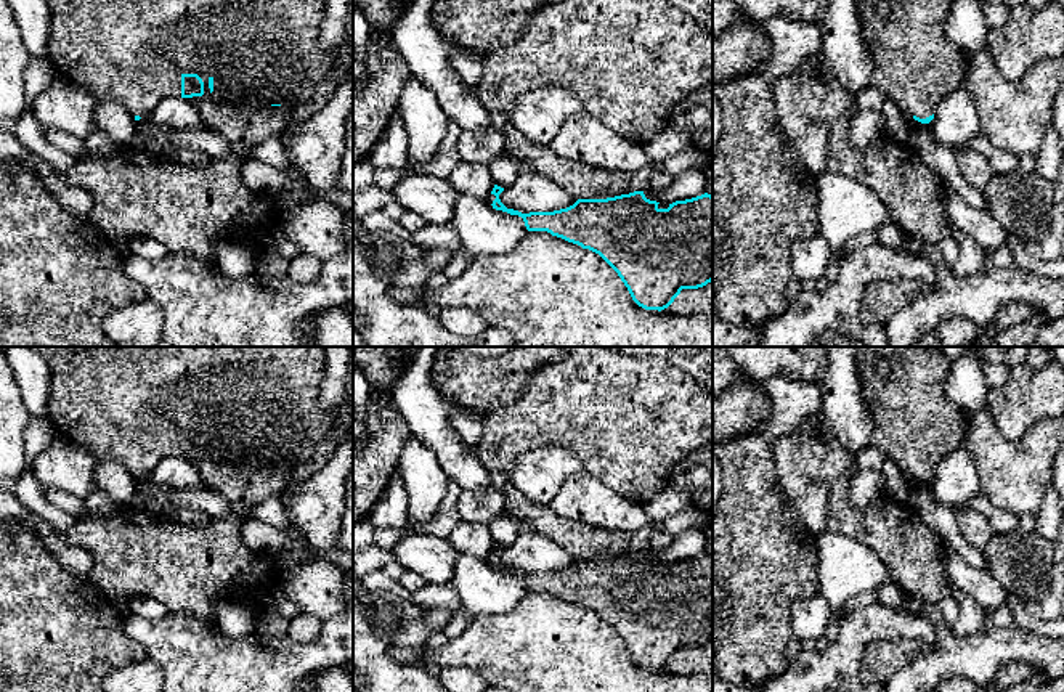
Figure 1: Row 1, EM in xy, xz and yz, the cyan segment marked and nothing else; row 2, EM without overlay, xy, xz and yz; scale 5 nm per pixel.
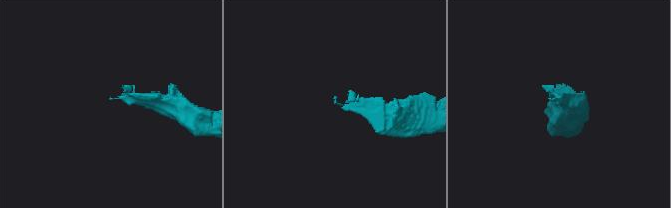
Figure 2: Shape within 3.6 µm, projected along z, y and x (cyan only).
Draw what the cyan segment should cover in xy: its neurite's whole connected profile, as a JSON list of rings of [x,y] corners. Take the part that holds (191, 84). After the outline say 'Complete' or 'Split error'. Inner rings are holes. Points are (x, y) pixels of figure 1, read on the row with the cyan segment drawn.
[[[45,0],[51,11],[48,56],[56,74],[88,92],[96,100],[112,100],[127,108],[140,120],[167,96],[185,100],[212,100],[229,104],[289,104],[292,111],[308,104],[318,85],[334,69],[335,55],[319,47],[327,0]]]. Split error

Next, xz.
[[[494,185],[488,202],[518,215],[528,231],[552,236],[599,254],[645,310],[664,310],[682,289],[713,281],[713,196],[656,202],[634,191],[607,199],[578,199],[554,212],[507,209]]]. Split error

